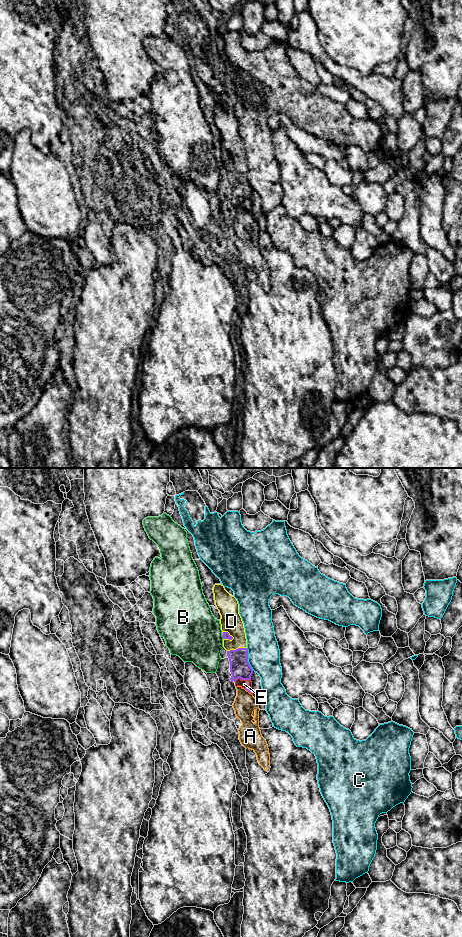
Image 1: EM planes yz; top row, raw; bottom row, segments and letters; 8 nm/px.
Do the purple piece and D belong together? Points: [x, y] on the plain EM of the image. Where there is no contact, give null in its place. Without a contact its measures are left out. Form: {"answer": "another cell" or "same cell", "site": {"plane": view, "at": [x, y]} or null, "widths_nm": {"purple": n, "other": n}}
{"answer": "same cell", "site": {"plane": "yz", "at": [236, 169]}, "widths_nm": {"purple": 160, "other": 170}}

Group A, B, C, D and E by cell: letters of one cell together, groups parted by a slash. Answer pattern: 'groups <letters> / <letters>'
groups A E / B / C / D

